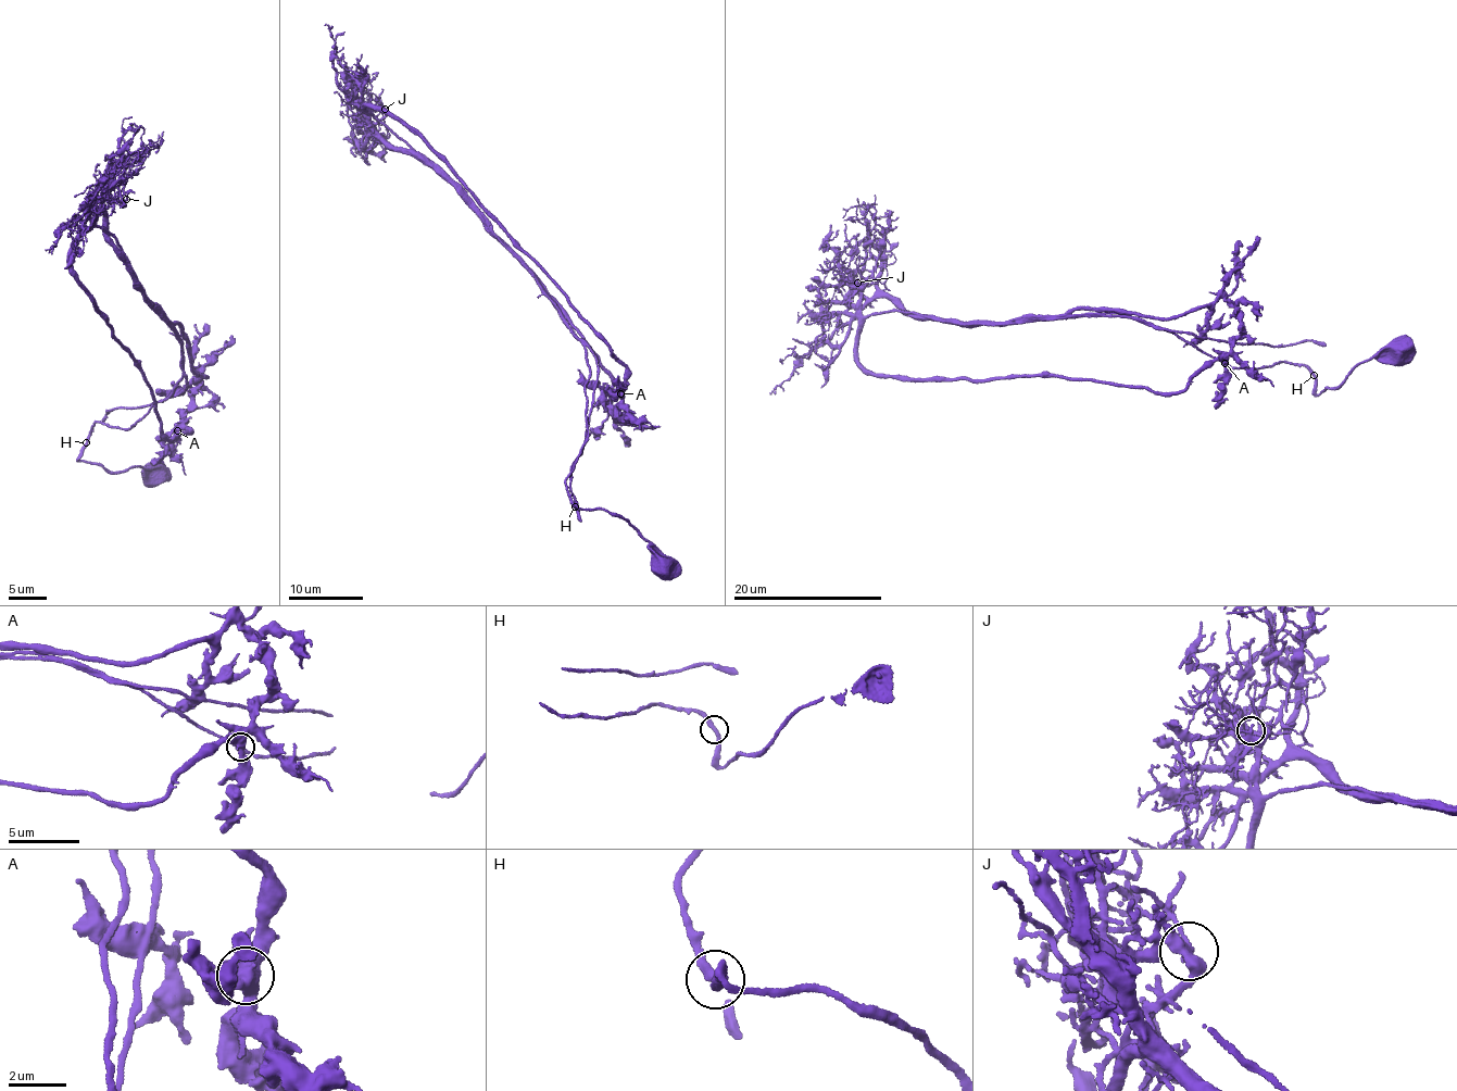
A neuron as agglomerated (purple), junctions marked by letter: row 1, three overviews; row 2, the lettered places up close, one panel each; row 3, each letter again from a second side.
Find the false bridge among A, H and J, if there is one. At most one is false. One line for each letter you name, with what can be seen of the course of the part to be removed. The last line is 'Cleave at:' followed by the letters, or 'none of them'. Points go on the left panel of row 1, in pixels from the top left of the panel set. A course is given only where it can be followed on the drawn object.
J: (127, 199), (107, 198), (70, 262), (137, 364), (165, 437), (189, 433), (172, 439), (186, 474)
Cleave at: J

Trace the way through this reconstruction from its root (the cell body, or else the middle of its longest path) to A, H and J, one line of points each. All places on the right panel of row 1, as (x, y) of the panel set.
A: (1399, 351), (1317, 393), (1304, 366), (1226, 366), (1168, 330), (1197, 336), (1221, 297), (1240, 323), (1225, 363)
H: (1399, 351), (1359, 364), (1340, 386), (1319, 393), (1313, 375)
J: (1399, 351), (1317, 393), (1304, 366), (1226, 366), (1131, 317), (943, 323), (857, 281)

